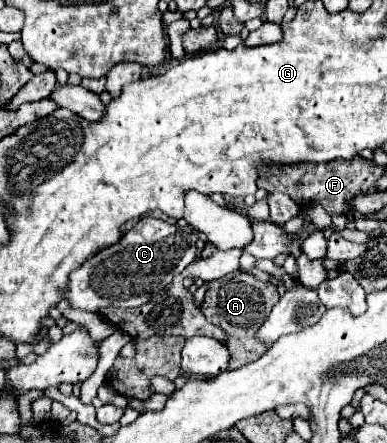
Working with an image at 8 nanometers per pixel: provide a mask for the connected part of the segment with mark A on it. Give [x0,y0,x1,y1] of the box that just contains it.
[201,269,279,371]

